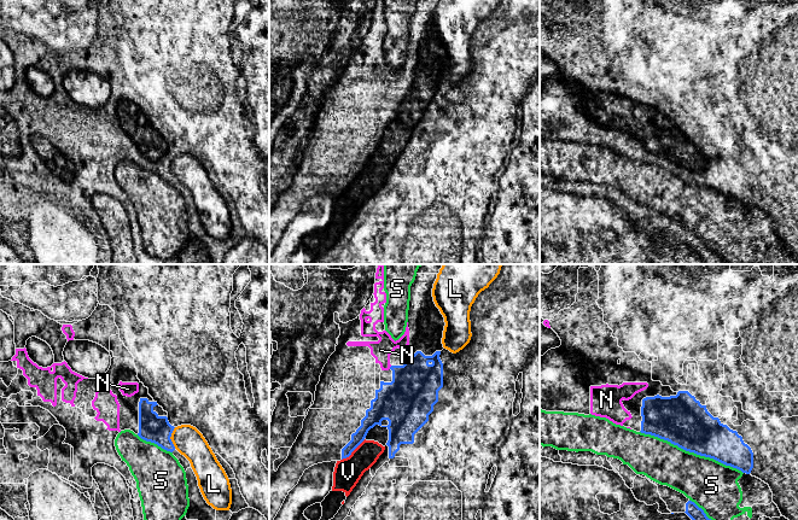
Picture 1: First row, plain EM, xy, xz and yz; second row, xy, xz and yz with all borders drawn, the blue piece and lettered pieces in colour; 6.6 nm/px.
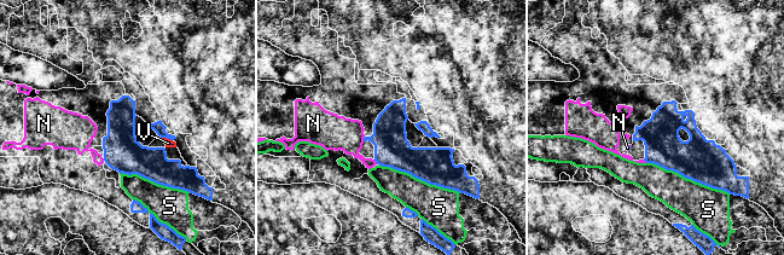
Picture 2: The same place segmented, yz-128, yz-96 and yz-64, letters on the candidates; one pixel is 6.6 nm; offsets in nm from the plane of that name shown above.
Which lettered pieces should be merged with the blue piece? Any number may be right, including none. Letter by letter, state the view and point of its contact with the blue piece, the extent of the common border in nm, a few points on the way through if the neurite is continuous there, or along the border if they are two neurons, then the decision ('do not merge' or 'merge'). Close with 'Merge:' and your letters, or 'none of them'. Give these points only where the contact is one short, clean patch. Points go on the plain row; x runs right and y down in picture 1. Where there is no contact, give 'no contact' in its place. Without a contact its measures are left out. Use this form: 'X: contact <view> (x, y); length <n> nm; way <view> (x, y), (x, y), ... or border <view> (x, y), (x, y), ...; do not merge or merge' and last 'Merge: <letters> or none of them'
L: contact xy (169, 168); length 140 nm; do not merge
N: contact xz (390, 97); length 30 nm; way xz (408, 129), (408, 114), (390, 97), (384, 91), (380, 80); merge
S: contact yz (692, 181); length 750 nm; do not merge
V: contact xz (353, 180); length 220 nm; merge
Merge: N, V

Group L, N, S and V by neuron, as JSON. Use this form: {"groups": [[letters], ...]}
{"groups": [["L"], ["N", "V"], ["S"]]}

